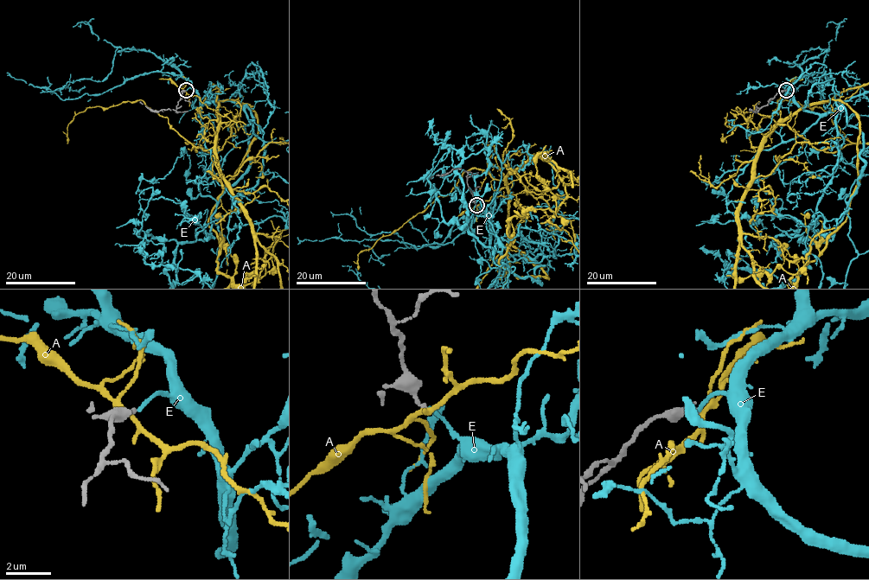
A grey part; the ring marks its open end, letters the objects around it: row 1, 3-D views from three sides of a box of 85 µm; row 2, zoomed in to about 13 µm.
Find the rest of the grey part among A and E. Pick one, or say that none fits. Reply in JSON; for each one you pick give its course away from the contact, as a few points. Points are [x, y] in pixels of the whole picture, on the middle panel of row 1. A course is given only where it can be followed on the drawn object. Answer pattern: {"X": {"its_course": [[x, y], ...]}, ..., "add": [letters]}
{"add": ["E"]}

